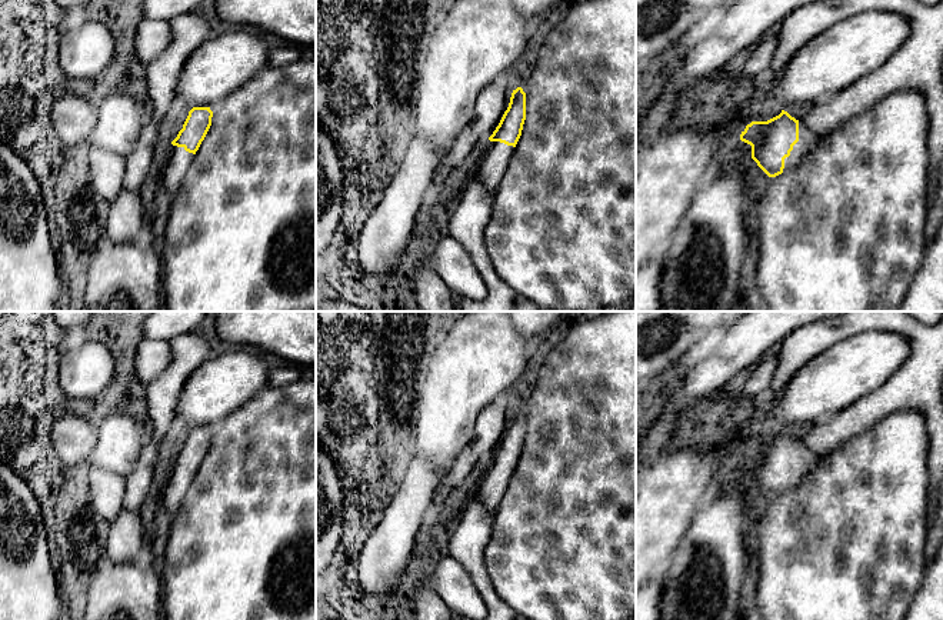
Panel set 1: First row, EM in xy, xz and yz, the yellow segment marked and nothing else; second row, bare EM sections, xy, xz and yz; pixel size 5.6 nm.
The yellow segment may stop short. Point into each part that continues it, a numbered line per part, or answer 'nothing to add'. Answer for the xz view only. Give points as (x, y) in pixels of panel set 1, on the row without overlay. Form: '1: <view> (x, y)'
1: xz (493, 484)

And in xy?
1: xy (179, 480)

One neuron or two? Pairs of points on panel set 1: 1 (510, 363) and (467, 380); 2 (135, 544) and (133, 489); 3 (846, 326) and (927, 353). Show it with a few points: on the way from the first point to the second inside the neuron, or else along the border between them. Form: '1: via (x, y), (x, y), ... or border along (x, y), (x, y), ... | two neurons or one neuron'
1: via (500, 363), (485, 363), (477, 370) | one neuron
2: border along (125, 509), (137, 512) | two neurons
3: via (867, 326), (903, 326), (909, 332) | one neuron

